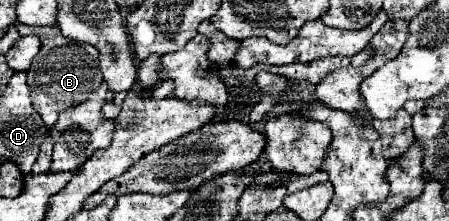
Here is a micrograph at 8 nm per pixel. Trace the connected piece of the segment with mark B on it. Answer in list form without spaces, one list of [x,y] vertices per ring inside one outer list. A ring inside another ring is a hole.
[[[18,24],[18,32],[22,36],[36,34],[42,40],[42,48],[38,56],[32,60],[32,66],[28,70],[28,86],[30,86],[30,96],[36,112],[42,116],[44,124],[52,128],[60,112],[64,112],[66,108],[78,106],[88,98],[90,92],[94,92],[102,84],[98,50],[92,44],[64,38],[56,26],[36,28],[36,26]]]

